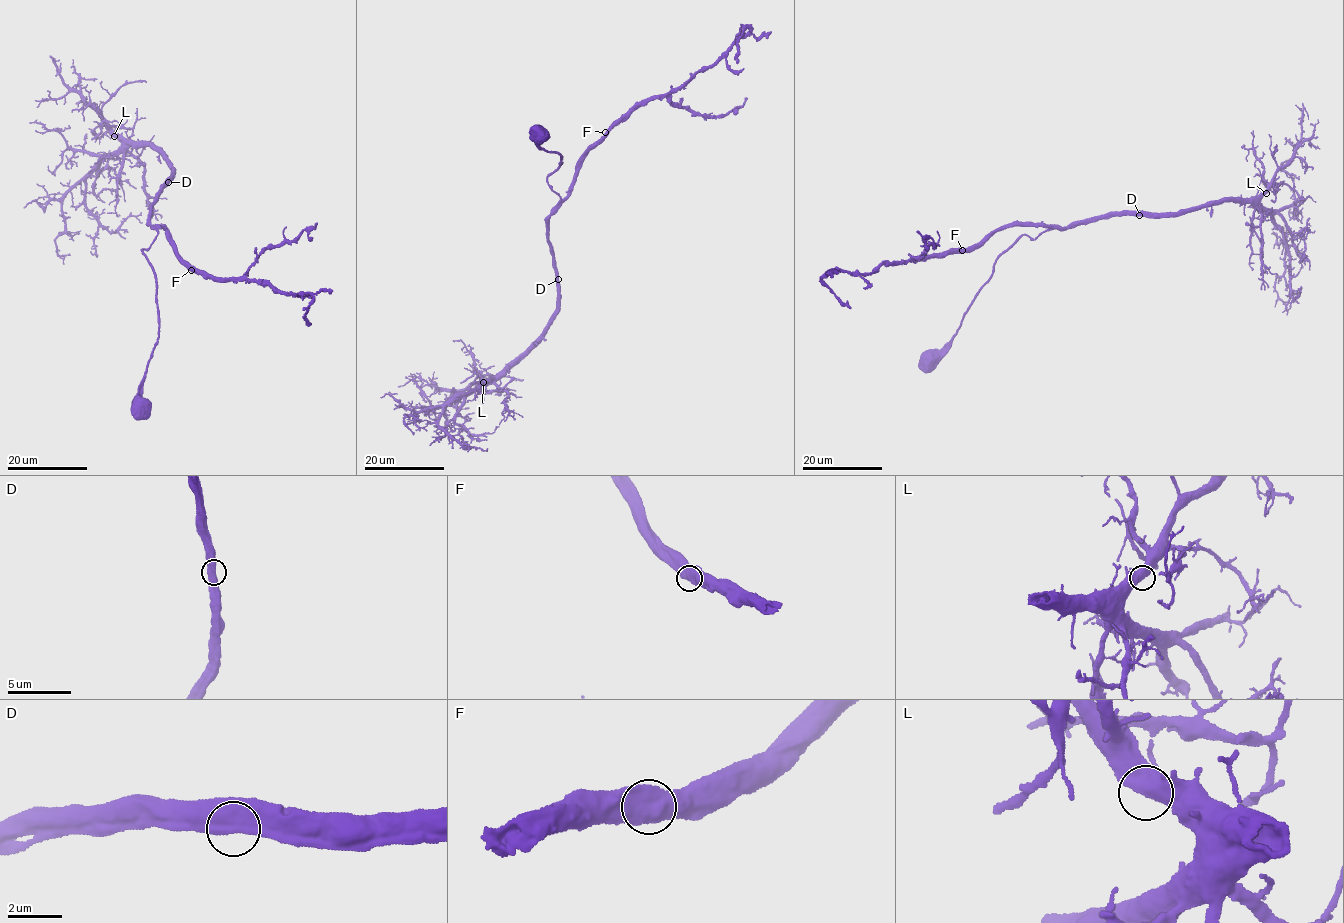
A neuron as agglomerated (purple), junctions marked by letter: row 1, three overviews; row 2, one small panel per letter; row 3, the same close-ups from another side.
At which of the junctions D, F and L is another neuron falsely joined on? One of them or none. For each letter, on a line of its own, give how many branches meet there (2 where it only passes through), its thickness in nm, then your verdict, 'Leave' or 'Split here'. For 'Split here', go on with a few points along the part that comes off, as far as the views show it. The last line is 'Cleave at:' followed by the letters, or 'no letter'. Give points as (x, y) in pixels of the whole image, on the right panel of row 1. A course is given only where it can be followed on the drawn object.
D: Branches: 2. Thickness 550 nm. Leave
F: Branches: 2. Thickness 550 nm. Leave
L: Branches: 2. Thickness 550 nm. Leave
Cleave at: no letter

